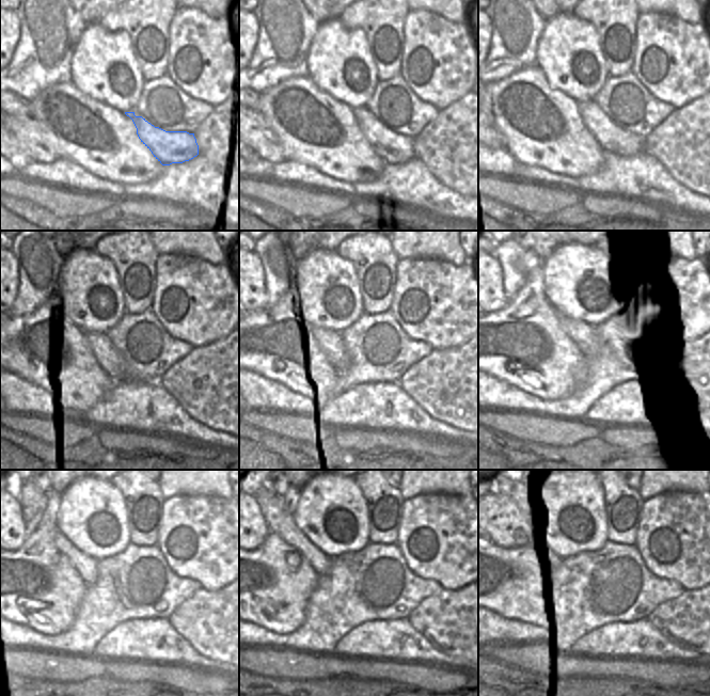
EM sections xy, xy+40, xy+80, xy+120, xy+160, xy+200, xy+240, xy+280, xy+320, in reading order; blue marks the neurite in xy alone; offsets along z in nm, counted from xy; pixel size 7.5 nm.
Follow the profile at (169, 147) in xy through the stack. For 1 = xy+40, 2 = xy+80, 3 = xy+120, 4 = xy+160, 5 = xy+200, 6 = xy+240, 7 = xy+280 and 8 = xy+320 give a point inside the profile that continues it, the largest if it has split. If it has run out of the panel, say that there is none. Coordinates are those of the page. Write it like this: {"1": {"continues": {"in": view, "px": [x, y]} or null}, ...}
{"1": {"continues": {"in": "xy+40", "px": [393, 147]}}, "2": {"continues": {"in": "xy+80", "px": [611, 138]}}, "3": {"continues": {"in": "xy+120", "px": [109, 359]}}, "4": {"continues": {"in": "xy+160", "px": [332, 342]}}, "5": {"continues": {"in": "xy+200", "px": [582, 335]}}, "6": {"continues": {"in": "xy+240", "px": [85, 566]}}, "7": {"continues": {"in": "xy+280", "px": [271, 505]}}, "8": {"continues": {"in": "xy+320", "px": [536, 532]}}}

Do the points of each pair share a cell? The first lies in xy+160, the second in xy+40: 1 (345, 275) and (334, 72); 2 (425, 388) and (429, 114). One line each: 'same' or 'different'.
1: same
2: different

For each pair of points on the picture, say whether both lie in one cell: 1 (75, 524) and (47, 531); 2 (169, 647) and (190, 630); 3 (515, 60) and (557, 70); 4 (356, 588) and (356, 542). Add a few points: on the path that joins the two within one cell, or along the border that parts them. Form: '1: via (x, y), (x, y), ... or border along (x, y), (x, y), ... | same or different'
1: border along (60, 504), (57, 530) | different
2: border along (170, 615), (169, 622), (200, 654) | different
3: border along (538, 40), (535, 64) | different
4: border along (368, 542), (357, 551), (347, 551), (331, 558) | different

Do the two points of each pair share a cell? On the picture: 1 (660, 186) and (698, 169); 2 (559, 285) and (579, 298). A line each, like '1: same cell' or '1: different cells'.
1: different cells
2: same cell

